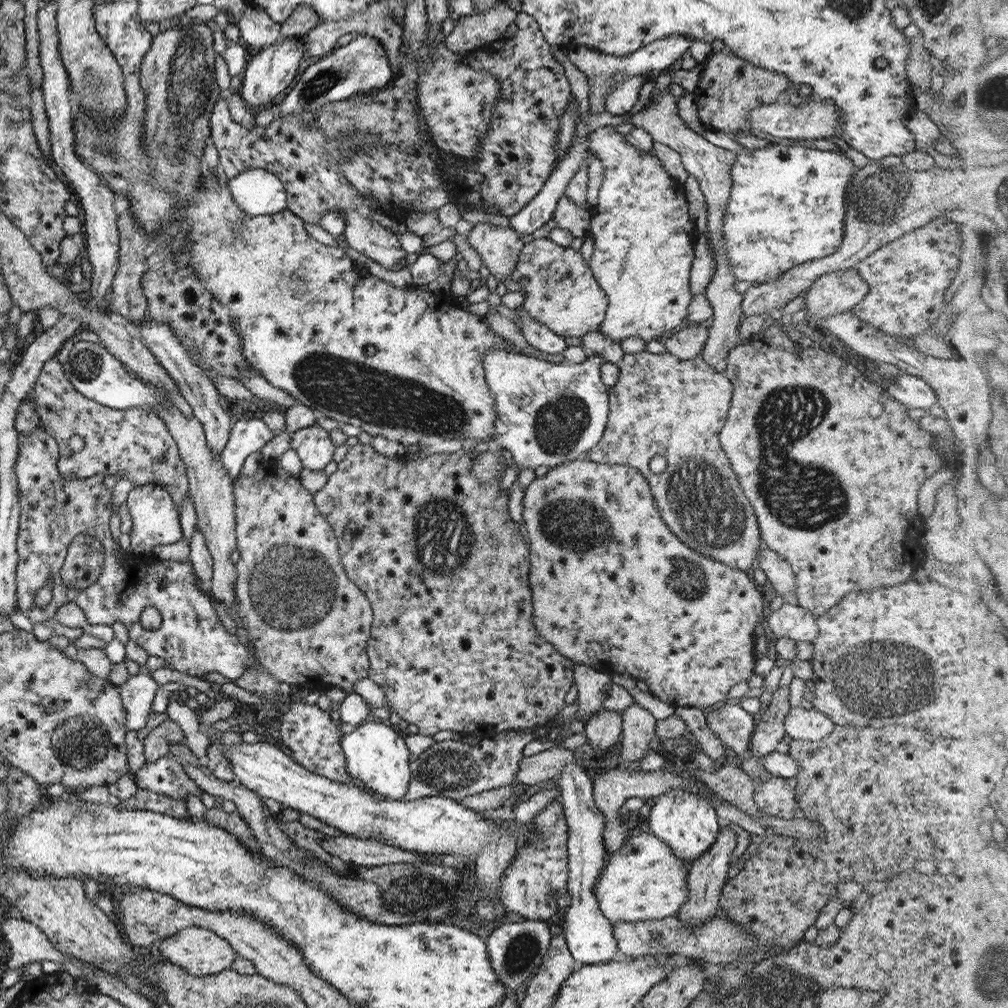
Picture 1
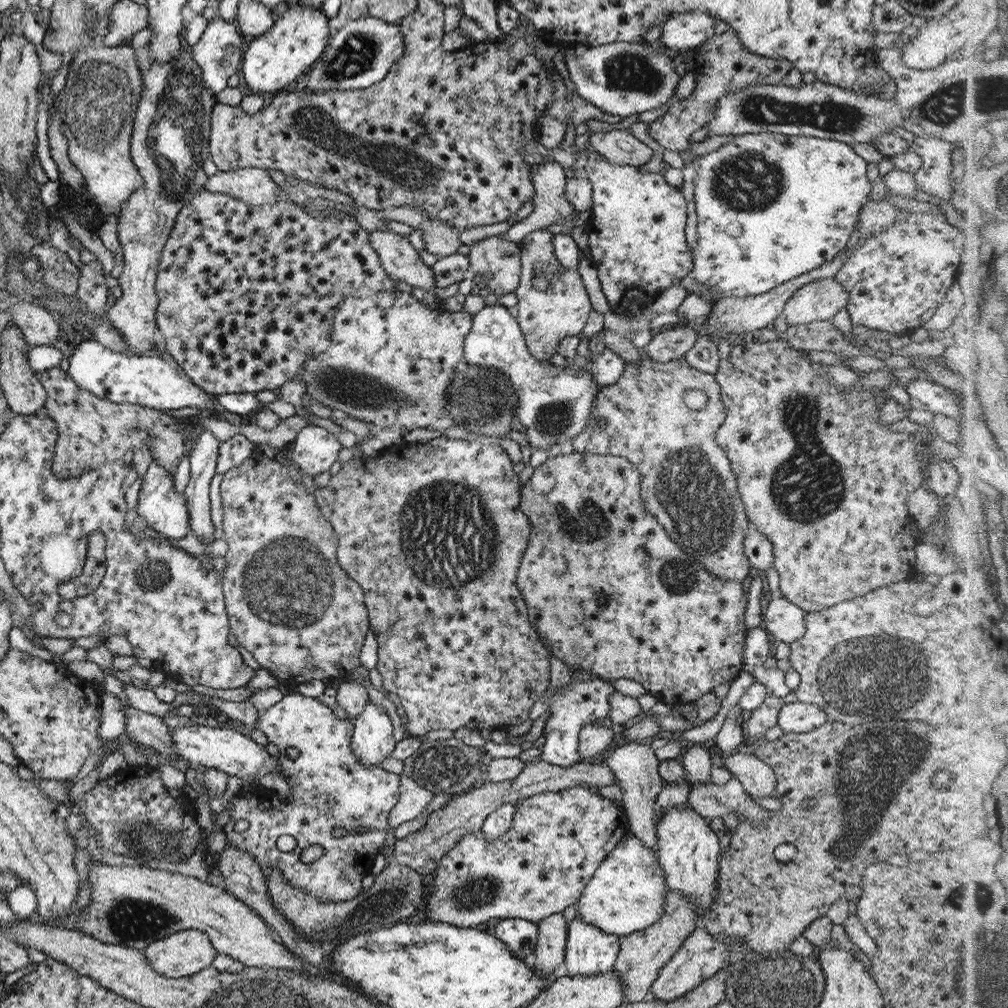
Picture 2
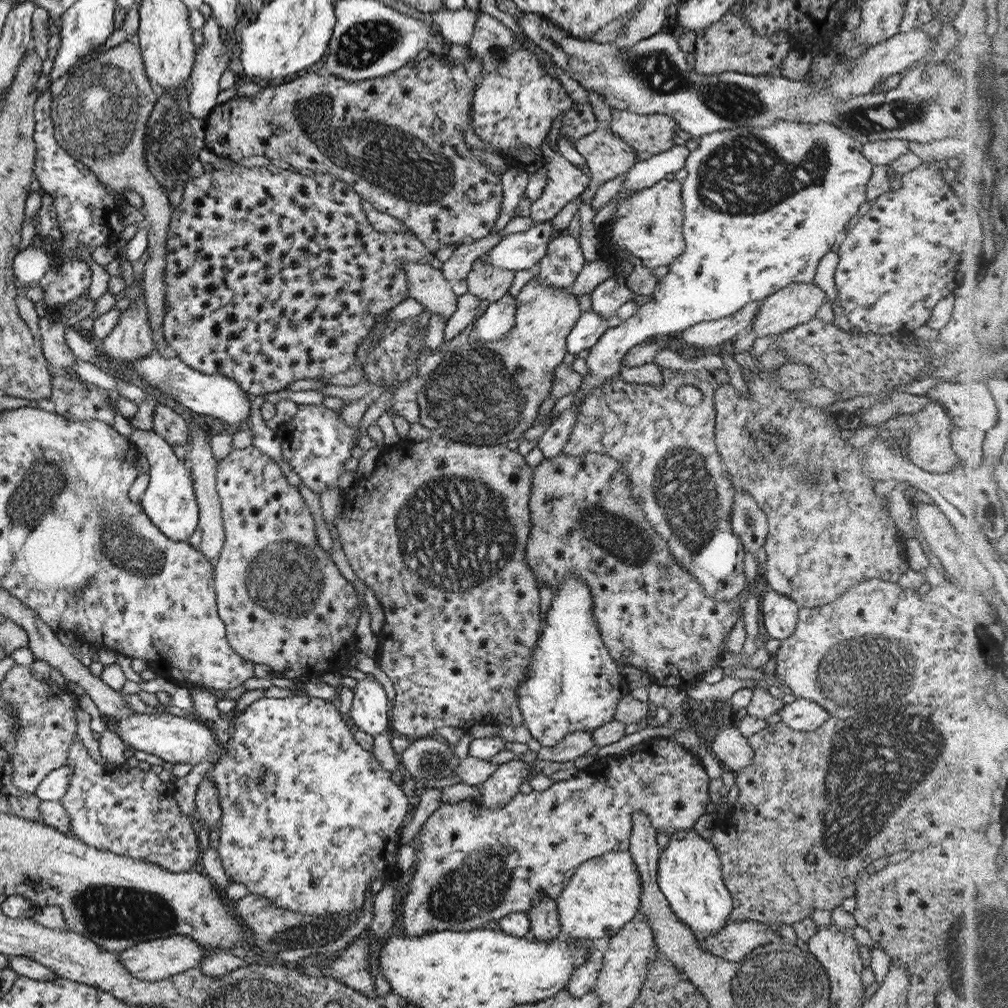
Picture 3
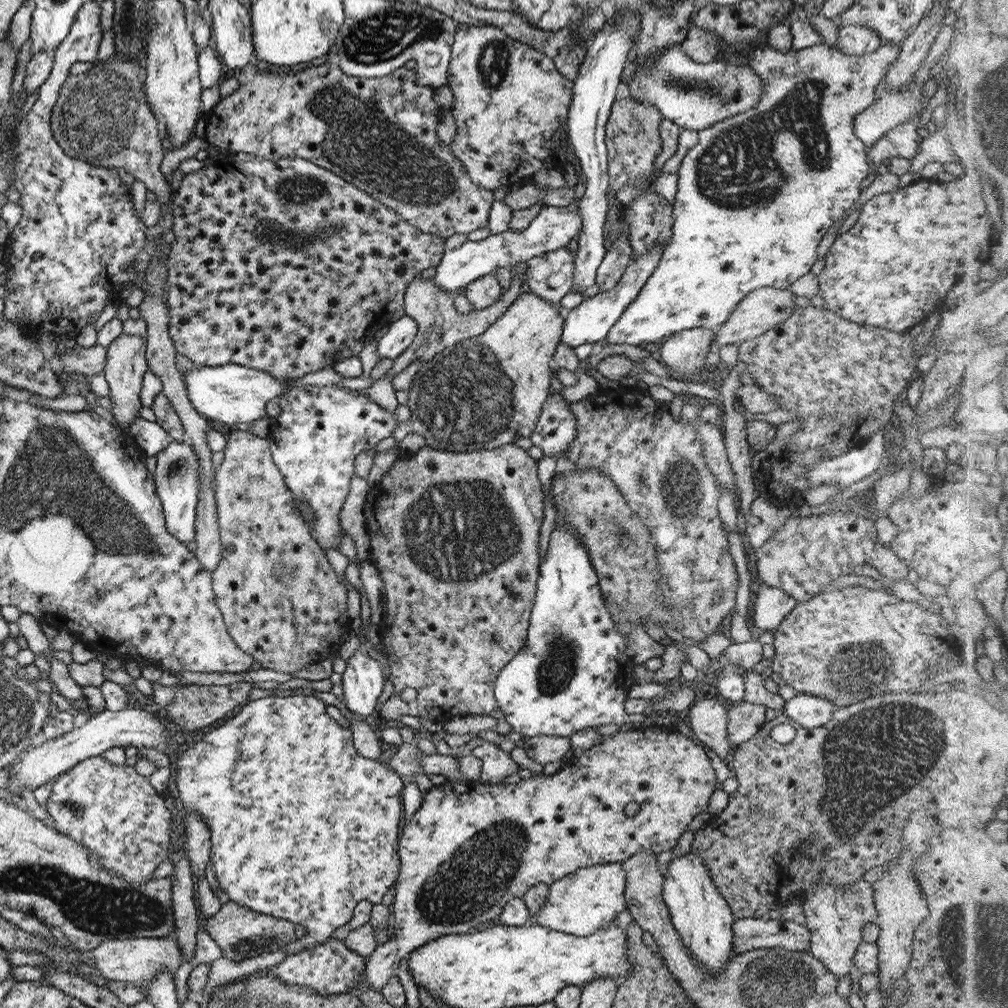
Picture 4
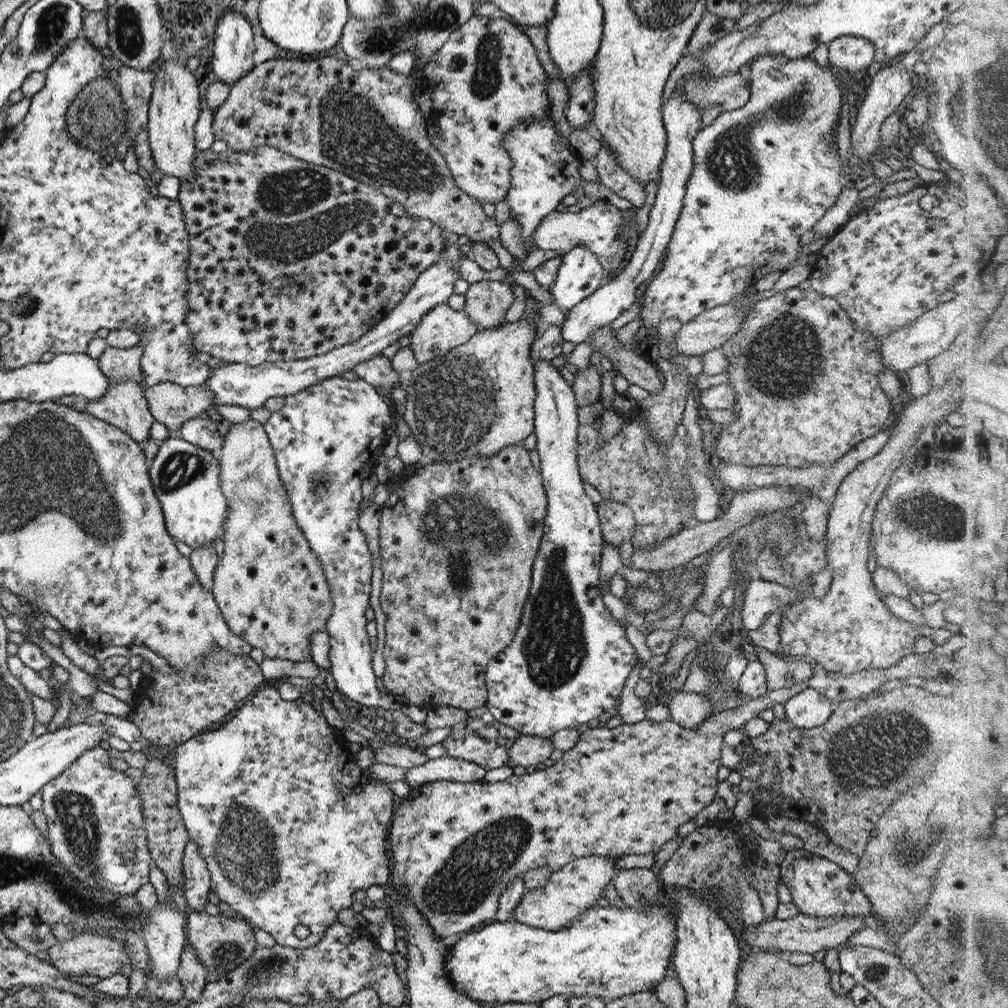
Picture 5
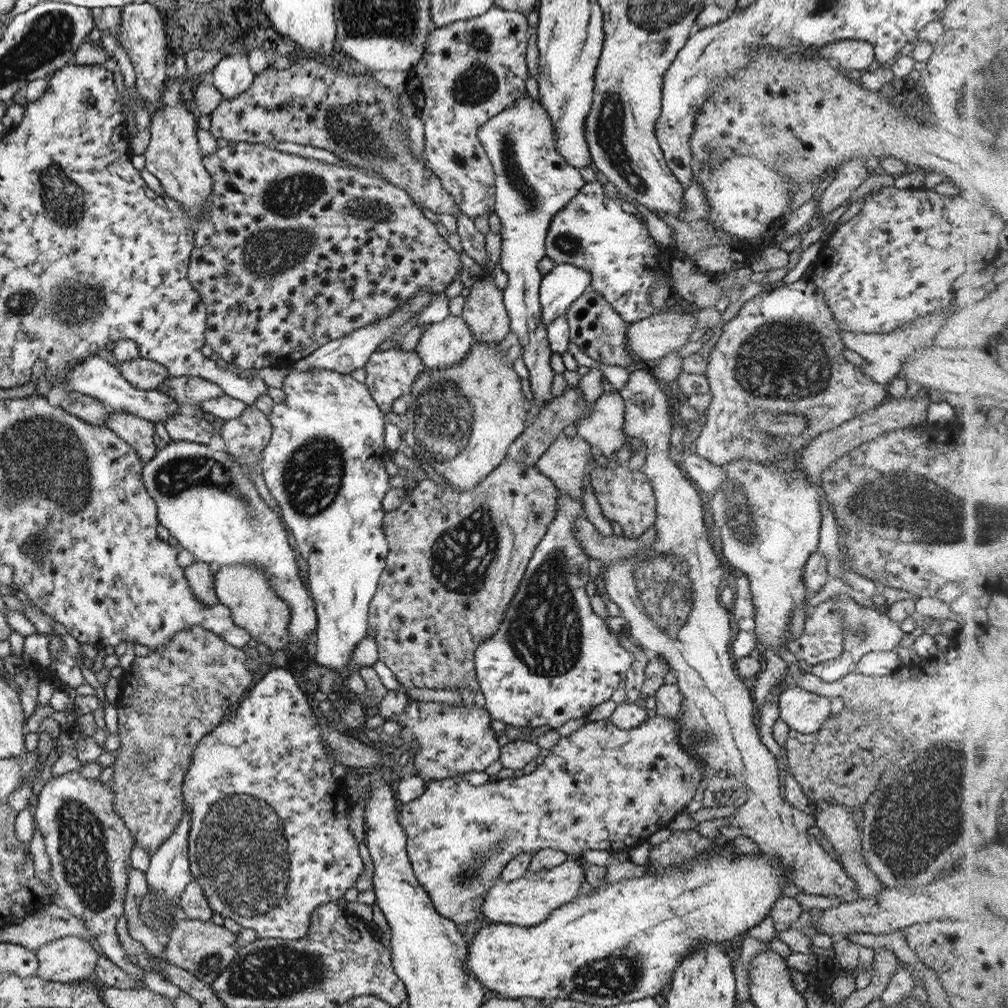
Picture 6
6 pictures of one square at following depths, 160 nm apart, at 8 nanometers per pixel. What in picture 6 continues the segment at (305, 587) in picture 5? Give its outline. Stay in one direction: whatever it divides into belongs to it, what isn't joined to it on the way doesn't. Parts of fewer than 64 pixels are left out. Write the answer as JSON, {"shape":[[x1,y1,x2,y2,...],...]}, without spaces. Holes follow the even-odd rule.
{"shape":[[246,405,237,417,223,421,220,436,224,451,242,466,253,466,259,471,258,460,270,439,271,425,267,415,256,407],[236,564,220,566,214,574,213,589,218,603,229,609,231,619,237,627,245,630,249,637,257,643,265,644,269,651,273,652,287,648,289,636,287,636,287,625,289,625,289,608,277,594,273,594,266,572,256,566,247,564]]}

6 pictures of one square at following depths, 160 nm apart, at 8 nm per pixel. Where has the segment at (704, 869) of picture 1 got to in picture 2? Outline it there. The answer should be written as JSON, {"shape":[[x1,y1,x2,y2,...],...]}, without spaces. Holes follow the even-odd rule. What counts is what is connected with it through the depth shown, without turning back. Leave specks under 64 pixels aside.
{"shape":[[668,889,666,894,664,894,664,911,662,912,662,916,651,924,651,926,620,937,619,950,612,970,624,984,622,1003,634,1003,648,998,651,983,657,978,663,965,684,943,685,937,689,936,696,929,696,922,699,917,694,911,694,906,690,905,690,902,686,901,685,897,682,898,677,891]]}

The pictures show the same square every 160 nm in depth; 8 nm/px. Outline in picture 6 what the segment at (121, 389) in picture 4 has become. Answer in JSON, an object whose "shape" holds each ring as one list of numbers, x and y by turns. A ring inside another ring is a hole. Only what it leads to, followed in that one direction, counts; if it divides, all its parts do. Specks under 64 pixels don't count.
{"shape":[[110,410,108,419,103,424,136,450,142,464,153,458,157,451,151,438,154,423,123,411]]}

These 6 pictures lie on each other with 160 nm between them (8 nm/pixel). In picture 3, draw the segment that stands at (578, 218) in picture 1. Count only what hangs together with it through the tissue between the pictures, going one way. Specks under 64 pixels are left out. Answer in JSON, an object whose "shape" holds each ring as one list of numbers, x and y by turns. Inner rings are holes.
{"shape":[[487,234,471,244,457,245,453,254,443,263,438,264,443,278,450,284,458,280,466,280,466,275,472,269,474,260,481,257,483,253,493,249,505,234]]}

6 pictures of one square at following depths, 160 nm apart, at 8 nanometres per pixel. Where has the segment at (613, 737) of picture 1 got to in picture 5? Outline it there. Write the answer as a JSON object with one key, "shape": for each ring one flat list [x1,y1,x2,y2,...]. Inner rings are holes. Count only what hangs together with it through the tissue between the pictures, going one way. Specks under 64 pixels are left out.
{"shape":[[521,735,507,745,508,760,519,766,535,766,547,760,553,749,549,739]]}

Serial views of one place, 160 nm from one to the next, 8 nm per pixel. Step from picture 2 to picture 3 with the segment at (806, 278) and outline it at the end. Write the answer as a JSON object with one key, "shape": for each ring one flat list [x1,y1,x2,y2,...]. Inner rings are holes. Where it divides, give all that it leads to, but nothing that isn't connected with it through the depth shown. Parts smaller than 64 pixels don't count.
{"shape":[[762,299,746,302,739,310,723,318,696,322,682,330,681,342,693,348,711,348,717,345,728,345,738,335,750,328,756,310]]}

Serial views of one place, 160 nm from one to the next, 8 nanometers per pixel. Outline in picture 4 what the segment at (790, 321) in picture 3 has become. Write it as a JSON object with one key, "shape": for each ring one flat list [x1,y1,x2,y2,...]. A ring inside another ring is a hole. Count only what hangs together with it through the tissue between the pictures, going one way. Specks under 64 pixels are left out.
{"shape":[[759,287,752,290,734,306,729,318,715,329,712,344,719,347,727,344,736,345,763,334,776,324,781,324,796,308,793,296,794,294,786,288]]}

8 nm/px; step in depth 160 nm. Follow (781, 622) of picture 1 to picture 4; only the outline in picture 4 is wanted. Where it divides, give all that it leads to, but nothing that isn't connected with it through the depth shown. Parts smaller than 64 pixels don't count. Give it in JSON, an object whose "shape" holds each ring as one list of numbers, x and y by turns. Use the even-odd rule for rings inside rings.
{"shape":[[759,587,753,602,753,626,762,631,775,631,781,620,796,606,795,599,779,588]]}

